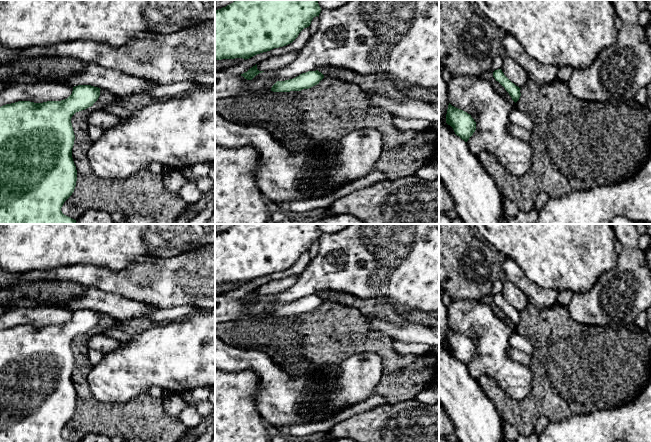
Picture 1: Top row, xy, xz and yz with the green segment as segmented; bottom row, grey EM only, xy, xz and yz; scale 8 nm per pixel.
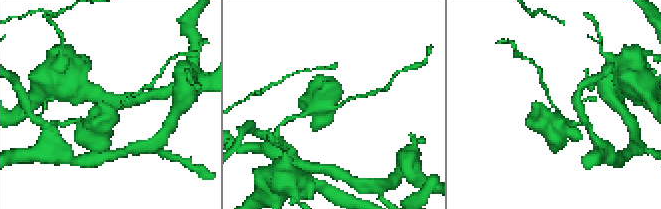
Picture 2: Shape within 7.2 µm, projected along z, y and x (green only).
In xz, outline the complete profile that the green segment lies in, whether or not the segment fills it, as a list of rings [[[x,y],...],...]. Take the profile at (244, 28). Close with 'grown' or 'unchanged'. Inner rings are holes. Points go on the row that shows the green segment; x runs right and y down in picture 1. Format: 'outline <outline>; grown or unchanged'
outline [[[235,0],[233,3],[215,10],[215,60],[243,58],[270,51],[292,43],[299,33],[310,26],[321,8],[317,0]]]; unchanged

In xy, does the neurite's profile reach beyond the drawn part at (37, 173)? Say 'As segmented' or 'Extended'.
As segmented

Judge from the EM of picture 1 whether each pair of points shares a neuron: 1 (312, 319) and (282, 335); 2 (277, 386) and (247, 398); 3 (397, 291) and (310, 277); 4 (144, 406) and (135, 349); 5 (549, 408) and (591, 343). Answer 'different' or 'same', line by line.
1: same
2: different
3: same
4: different
5: same

